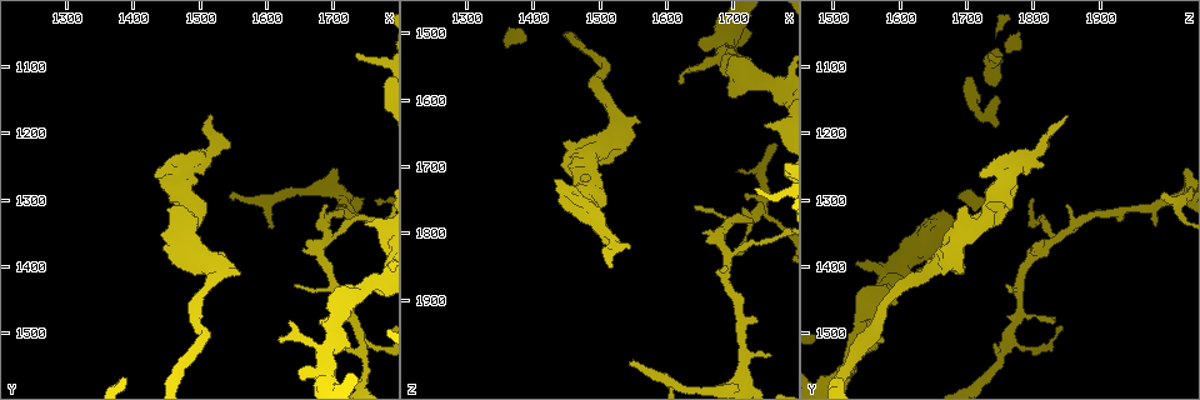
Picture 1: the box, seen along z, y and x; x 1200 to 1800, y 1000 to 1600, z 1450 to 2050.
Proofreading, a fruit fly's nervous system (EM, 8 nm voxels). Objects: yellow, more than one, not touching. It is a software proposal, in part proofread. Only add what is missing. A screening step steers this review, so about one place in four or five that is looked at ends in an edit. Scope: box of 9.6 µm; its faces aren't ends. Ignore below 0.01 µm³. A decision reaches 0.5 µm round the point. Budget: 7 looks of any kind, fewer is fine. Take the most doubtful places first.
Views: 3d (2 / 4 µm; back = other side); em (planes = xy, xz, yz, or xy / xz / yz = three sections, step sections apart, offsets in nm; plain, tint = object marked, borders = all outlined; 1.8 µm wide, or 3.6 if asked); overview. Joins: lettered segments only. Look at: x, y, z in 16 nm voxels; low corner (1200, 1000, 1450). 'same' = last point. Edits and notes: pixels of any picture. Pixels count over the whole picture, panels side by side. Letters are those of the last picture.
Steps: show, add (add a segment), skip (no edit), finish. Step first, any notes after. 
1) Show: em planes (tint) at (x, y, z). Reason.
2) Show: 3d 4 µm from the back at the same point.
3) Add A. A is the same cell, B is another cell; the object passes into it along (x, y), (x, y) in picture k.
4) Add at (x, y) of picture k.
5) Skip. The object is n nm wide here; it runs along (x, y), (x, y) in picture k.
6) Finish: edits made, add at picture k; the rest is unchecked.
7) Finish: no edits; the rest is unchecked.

Show: em planes (borders) at (1735, 1080, 1735). Branch stops here.

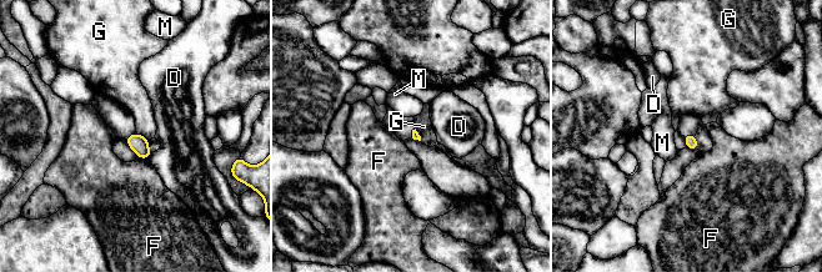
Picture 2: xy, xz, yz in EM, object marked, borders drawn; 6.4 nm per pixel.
Skip. D, F, G and M are other cells; a border runs along (136, 131), (149, 139) in picture 2; none of them fits.

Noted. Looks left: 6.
Show: em planes (borders) at (1390, 1570, 1505). Free end.

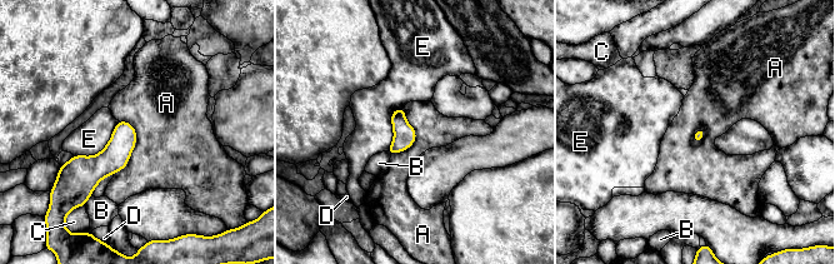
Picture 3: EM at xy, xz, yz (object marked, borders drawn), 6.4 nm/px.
Skip. The longest contact is with E, 380 nm; A, B, C, D and E are other cells; a border runs along (120, 119), (135, 147), (114, 174) in picture 3; none of them fits.

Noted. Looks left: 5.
Show: 3d 2 µm at (1545, 1295, 1990). An open end.

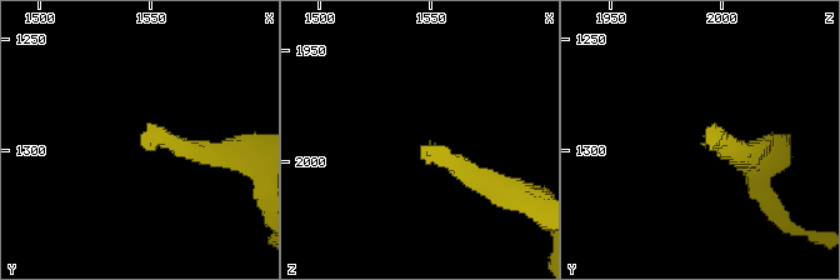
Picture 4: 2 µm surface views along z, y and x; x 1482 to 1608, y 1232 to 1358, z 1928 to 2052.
Show: em planes (borders) at (1547, 1292, 1991). Need the tissue.

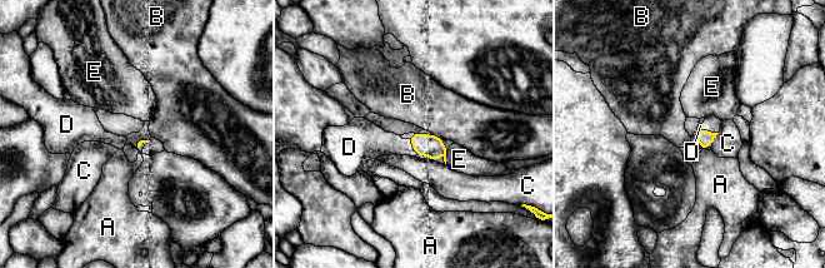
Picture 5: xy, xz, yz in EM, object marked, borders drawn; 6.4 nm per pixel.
Add D. The longest contact is with D, 140 nm; D is the same cell, A, B, C and E are other cells; the neuron continues.

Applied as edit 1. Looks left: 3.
Finish: edits made, add at picture 5; the rest is unchecked.

